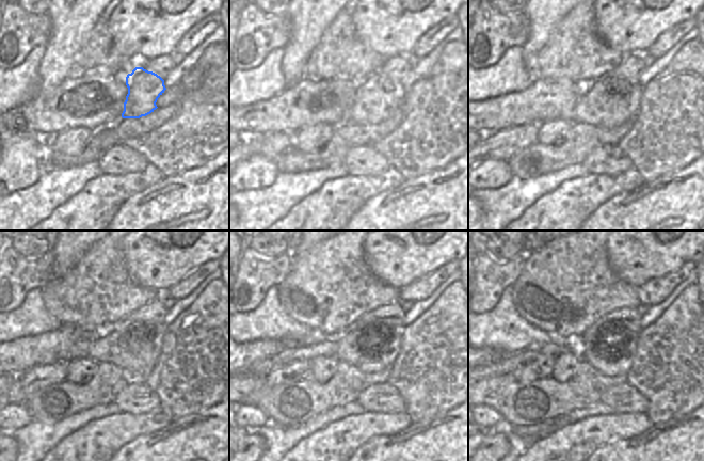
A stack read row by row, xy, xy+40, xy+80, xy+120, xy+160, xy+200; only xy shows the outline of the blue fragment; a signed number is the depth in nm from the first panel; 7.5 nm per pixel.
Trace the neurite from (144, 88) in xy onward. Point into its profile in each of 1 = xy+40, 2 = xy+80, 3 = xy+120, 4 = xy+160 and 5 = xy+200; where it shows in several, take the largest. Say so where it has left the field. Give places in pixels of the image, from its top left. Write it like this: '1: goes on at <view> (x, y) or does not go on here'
1: goes on at xy+40 (383, 96)
2: goes on at xy+80 (622, 98)
3: goes on at xy+120 (144, 345)
4: goes on at xy+160 (385, 355)
5: goes on at xy+200 (623, 364)

